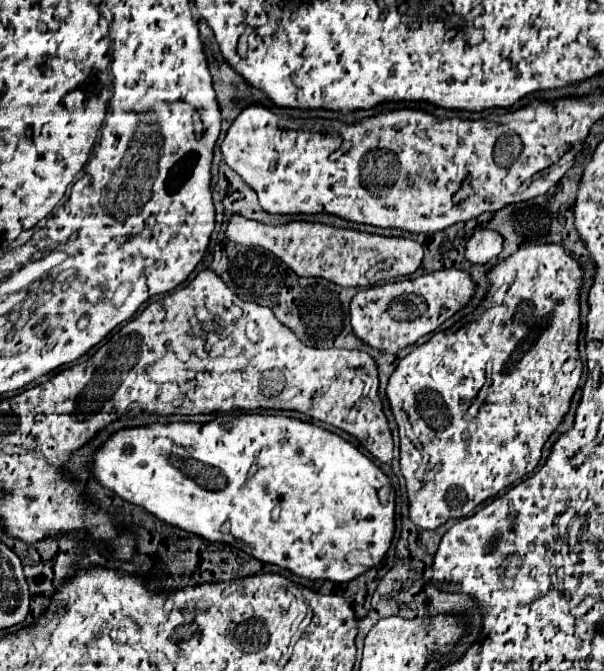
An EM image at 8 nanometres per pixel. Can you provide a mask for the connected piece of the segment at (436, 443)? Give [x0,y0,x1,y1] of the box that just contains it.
[389,244,583,530]

